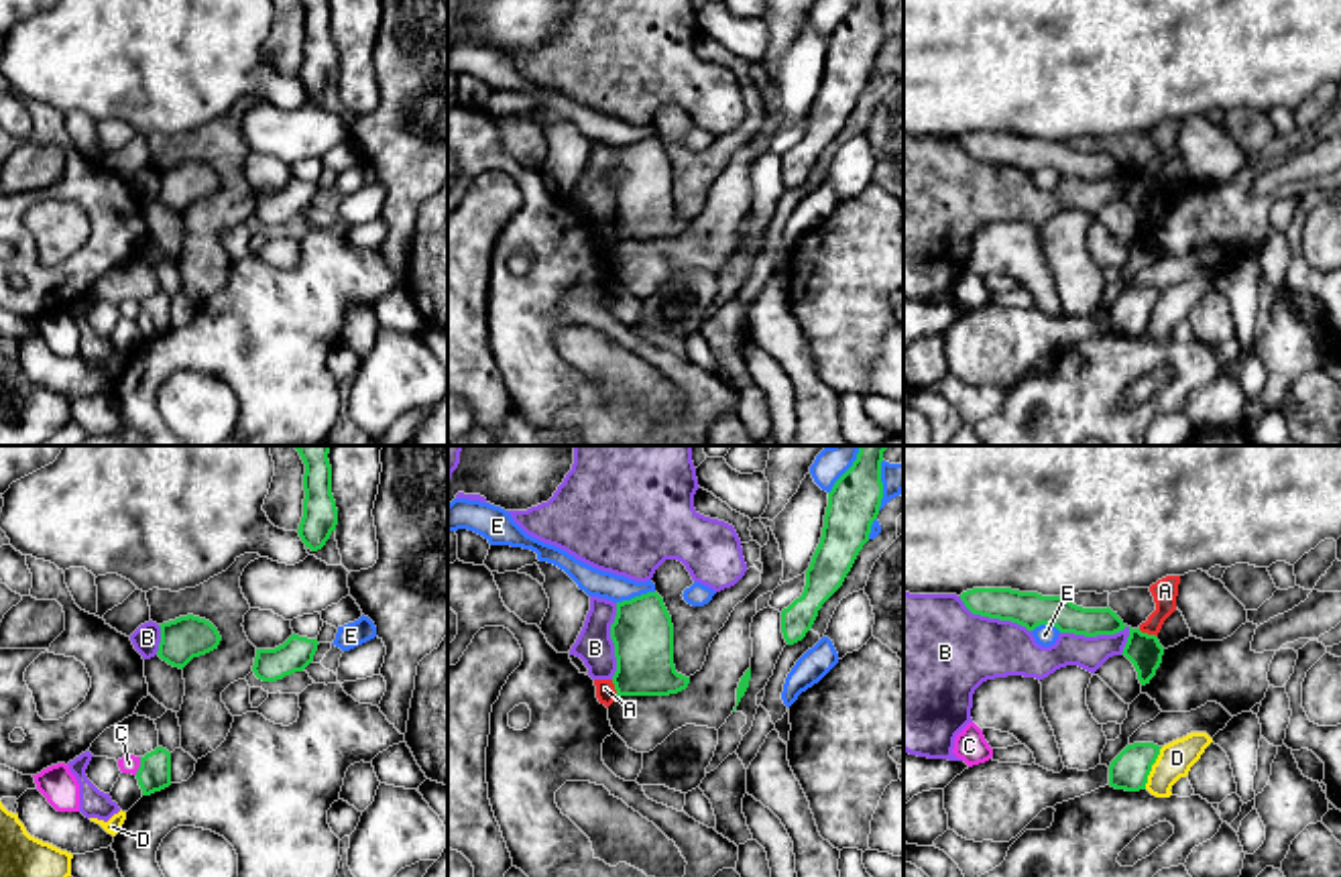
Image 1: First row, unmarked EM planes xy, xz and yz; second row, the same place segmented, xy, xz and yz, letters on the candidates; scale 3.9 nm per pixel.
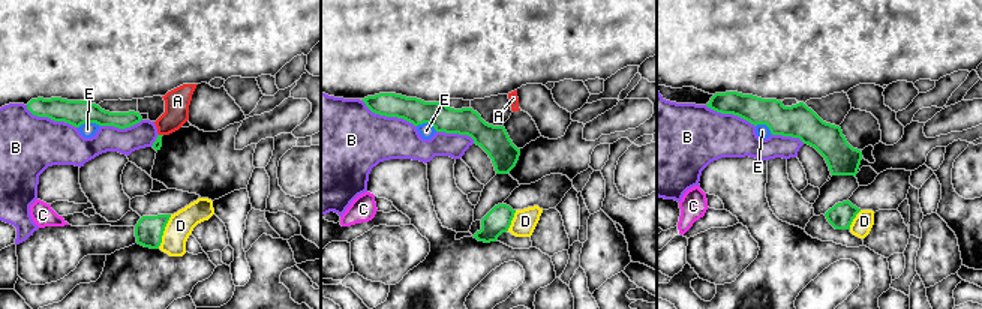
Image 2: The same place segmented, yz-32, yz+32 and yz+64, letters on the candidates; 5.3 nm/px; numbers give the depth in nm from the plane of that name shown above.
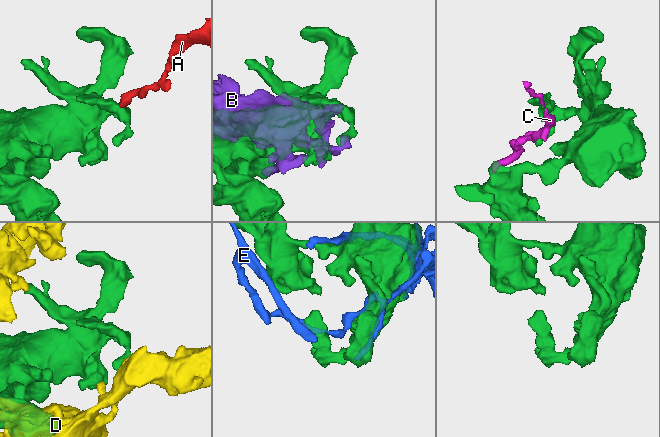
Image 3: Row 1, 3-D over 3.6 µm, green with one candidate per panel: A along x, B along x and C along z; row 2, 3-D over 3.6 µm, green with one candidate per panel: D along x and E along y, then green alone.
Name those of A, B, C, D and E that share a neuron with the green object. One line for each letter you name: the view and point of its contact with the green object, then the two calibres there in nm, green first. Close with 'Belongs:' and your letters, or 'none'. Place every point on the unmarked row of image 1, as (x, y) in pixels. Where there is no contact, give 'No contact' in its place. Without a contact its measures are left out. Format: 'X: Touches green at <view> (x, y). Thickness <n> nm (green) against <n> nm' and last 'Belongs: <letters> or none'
Belongs: none

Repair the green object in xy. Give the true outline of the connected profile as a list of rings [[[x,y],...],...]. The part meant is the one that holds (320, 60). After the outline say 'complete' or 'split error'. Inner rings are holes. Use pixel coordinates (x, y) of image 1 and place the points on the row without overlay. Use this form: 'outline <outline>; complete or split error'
outline [[[301,0],[301,4],[305,8],[305,43],[297,77],[305,92],[317,96],[338,69],[338,53],[332,39],[332,10],[328,0]]]; complete

